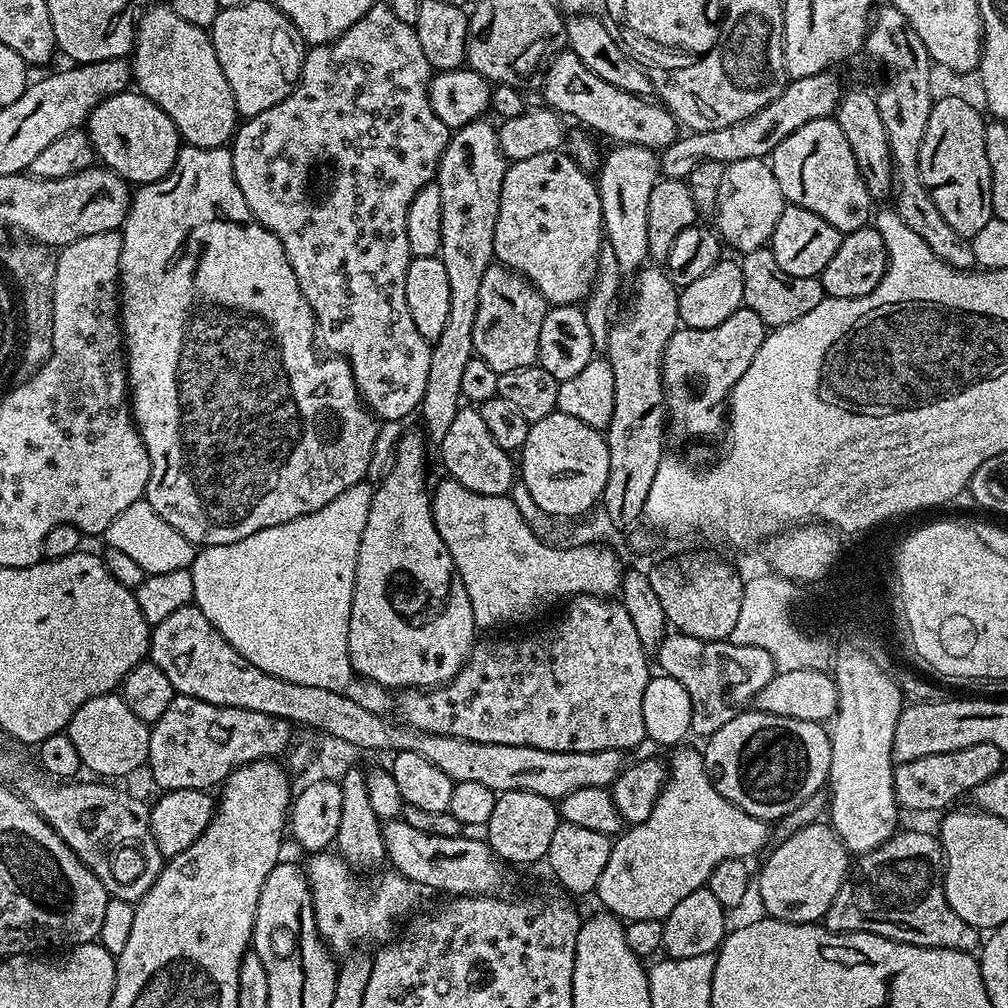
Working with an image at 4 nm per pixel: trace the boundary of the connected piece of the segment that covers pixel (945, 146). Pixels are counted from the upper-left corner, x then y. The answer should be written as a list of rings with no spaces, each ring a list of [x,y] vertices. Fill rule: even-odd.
[[[944,96],[935,101],[930,110],[930,118],[926,122],[926,134],[922,134],[922,146],[920,147],[920,157],[918,158],[918,170],[922,182],[928,191],[932,193],[934,198],[934,206],[938,206],[938,211],[942,213],[942,218],[946,218],[946,222],[953,230],[958,230],[958,234],[966,237],[974,237],[978,234],[978,230],[982,230],[982,226],[986,226],[986,222],[993,220],[992,203],[990,202],[990,162],[986,159],[986,134],[984,133],[985,117],[980,117],[980,112],[972,104],[967,104],[960,96]]]

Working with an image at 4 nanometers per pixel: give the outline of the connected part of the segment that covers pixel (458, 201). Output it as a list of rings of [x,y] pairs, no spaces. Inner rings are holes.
[[[487,119],[474,120],[455,129],[448,137],[448,145],[436,168],[435,183],[442,194],[442,246],[438,253],[440,260],[446,266],[446,278],[450,281],[450,314],[446,318],[446,327],[442,334],[432,344],[430,354],[430,378],[426,378],[426,394],[420,403],[419,415],[424,415],[424,428],[427,439],[439,442],[446,438],[446,430],[450,422],[454,422],[454,414],[462,406],[460,387],[462,373],[466,371],[466,362],[474,359],[472,346],[472,330],[474,314],[478,308],[478,286],[482,286],[482,274],[494,257],[494,222],[498,222],[498,202],[502,192],[502,178],[506,174],[509,161],[504,158],[500,148],[500,134],[495,123],[487,124]]]

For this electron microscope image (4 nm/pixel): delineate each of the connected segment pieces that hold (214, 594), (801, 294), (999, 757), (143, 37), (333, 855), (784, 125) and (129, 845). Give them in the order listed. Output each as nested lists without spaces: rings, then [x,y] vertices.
[[[361,482],[342,490],[338,498],[326,502],[318,510],[314,510],[305,516],[294,518],[290,522],[282,522],[282,526],[270,526],[266,530],[258,530],[258,534],[250,534],[250,538],[242,538],[233,544],[210,544],[201,547],[196,557],[192,560],[190,569],[194,578],[194,603],[196,607],[210,618],[210,622],[258,670],[262,670],[271,676],[297,684],[298,686],[318,686],[322,690],[337,691],[341,687],[340,680],[334,673],[340,667],[350,665],[350,654],[348,653],[348,631],[350,630],[350,606],[354,594],[354,574],[356,573],[356,559],[358,558],[358,546],[362,542],[362,530],[366,530],[366,514],[370,514],[370,502],[372,501],[373,485],[368,482]]]
[[[765,246],[743,253],[739,266],[742,270],[743,307],[754,310],[754,314],[758,314],[758,318],[762,318],[762,322],[769,329],[798,322],[802,314],[810,314],[810,310],[818,306],[818,302],[826,299],[824,288],[817,277],[798,278],[794,274],[786,274],[786,270],[778,266],[771,247]]]
[[[978,742],[978,746],[966,746],[962,750],[946,750],[946,754],[926,754],[926,758],[914,758],[914,762],[899,762],[892,769],[892,785],[894,786],[894,794],[896,795],[896,803],[897,805],[899,805],[901,809],[909,808],[909,810],[912,812],[936,812],[939,810],[939,808],[944,808],[944,807],[945,807],[944,809],[947,809],[949,806],[952,806],[952,805],[947,806],[947,804],[954,803],[955,800],[959,798],[959,796],[962,796],[962,795],[966,796],[967,794],[970,794],[973,791],[973,789],[980,786],[982,782],[986,782],[986,778],[994,778],[997,774],[999,774],[1001,770],[1005,767],[1004,760],[1006,760],[1006,753],[1004,753],[1002,750],[998,750],[998,746],[990,746],[990,742]]]
[[[152,6],[139,17],[134,28],[134,47],[130,53],[130,76],[140,93],[150,98],[150,102],[159,106],[168,115],[170,122],[174,122],[185,145],[222,148],[236,135],[238,109],[230,90],[230,82],[226,82],[226,74],[222,66],[218,66],[218,54],[214,54],[211,35],[205,29],[194,26],[194,22],[178,18],[172,8]]]
[[[332,850],[311,853],[307,857],[306,871],[308,873],[308,885],[312,891],[312,905],[316,915],[316,928],[320,931],[320,936],[324,943],[337,957],[343,958],[348,953],[357,951],[358,946],[364,944],[376,944],[383,946],[393,939],[392,931],[396,928],[396,919],[399,916],[408,916],[412,912],[412,907],[416,904],[417,885],[406,879],[401,872],[387,870],[381,876],[373,878],[369,884],[359,884],[355,880],[350,867],[343,857]]]
[[[831,71],[810,74],[810,78],[788,80],[782,94],[774,98],[762,110],[750,114],[742,122],[734,122],[730,126],[722,126],[718,130],[689,131],[677,135],[676,141],[666,146],[658,156],[661,173],[669,180],[687,181],[694,166],[702,166],[704,160],[730,165],[742,159],[760,159],[771,157],[772,151],[782,142],[782,138],[790,138],[798,126],[806,126],[806,122],[814,122],[831,117],[840,103],[842,87],[832,77]]]
[[[28,776],[18,785],[18,791],[28,805],[96,875],[109,897],[143,901],[166,863],[166,857],[154,842],[154,834],[148,821],[149,805],[144,805],[138,797],[131,796],[120,788],[111,788],[108,785],[111,783],[108,782],[76,784],[80,782],[53,782],[48,778],[43,779],[35,780]]]

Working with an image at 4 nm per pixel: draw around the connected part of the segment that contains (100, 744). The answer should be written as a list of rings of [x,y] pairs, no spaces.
[[[109,694],[90,698],[70,718],[67,729],[70,742],[78,750],[78,758],[85,769],[97,772],[97,777],[128,776],[131,772],[143,769],[148,763],[149,725],[143,724],[126,706],[123,695]]]

